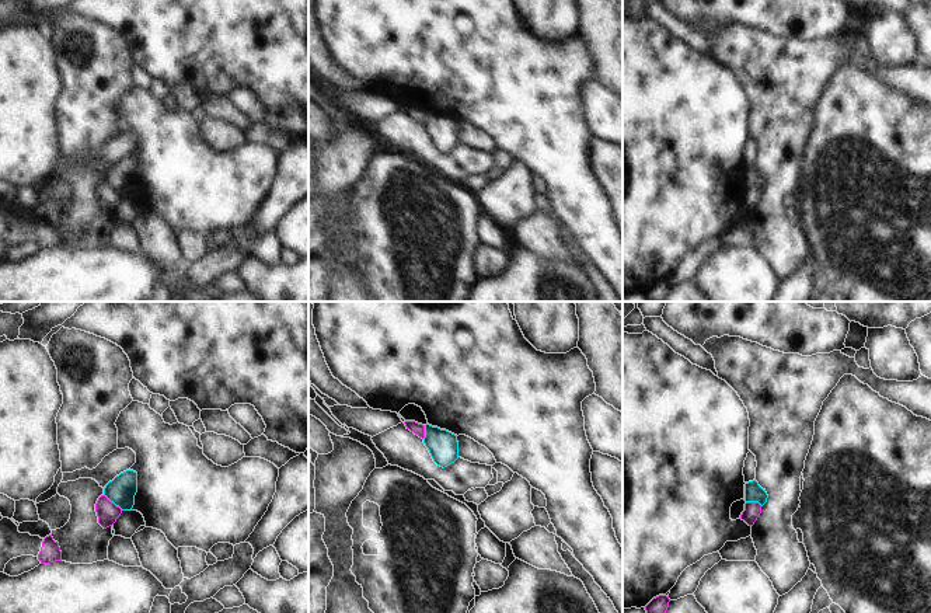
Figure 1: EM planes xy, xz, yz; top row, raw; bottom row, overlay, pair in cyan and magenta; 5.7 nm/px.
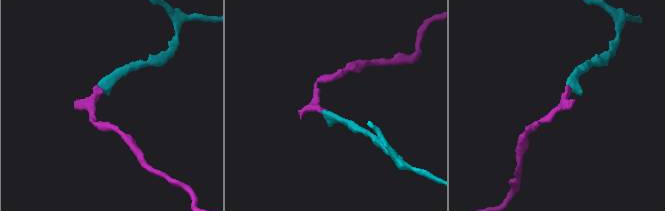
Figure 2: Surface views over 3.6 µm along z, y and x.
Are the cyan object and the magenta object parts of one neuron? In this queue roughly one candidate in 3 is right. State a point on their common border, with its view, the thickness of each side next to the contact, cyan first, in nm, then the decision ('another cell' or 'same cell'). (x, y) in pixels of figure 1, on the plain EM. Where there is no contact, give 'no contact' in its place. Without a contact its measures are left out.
xy (114, 188) | 160/120 nm | another cell

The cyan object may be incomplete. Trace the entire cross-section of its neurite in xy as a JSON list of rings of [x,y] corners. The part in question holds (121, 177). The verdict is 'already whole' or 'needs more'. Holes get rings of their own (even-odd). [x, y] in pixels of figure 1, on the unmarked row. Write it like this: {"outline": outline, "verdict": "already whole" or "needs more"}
{"outline": [[[126,156],[109,167],[104,174],[104,181],[122,196],[132,196],[137,178],[137,159]]], "verdict": "already whole"}

